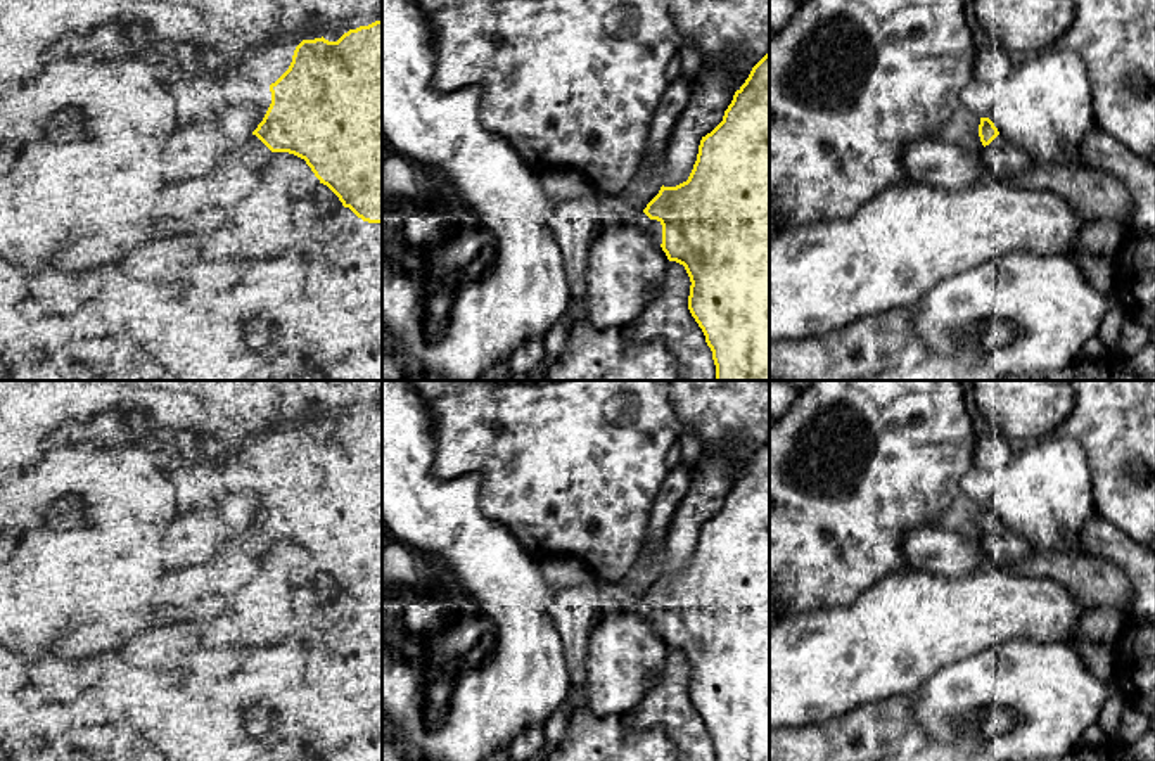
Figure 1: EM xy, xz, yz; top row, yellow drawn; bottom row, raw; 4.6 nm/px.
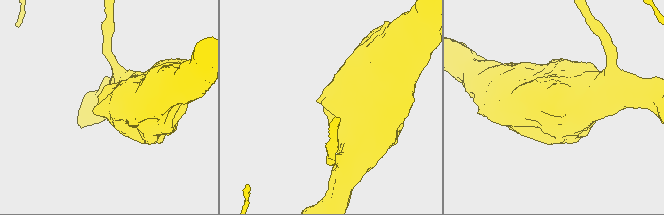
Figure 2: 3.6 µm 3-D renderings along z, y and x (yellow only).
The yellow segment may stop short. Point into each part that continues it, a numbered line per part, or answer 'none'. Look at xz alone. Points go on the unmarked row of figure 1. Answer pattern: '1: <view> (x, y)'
1: xz (637, 606)

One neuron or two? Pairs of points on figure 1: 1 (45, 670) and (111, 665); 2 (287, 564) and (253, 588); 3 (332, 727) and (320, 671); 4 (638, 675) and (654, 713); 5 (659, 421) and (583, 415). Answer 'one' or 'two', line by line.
1: one
2: two
3: one
4: two
5: one

